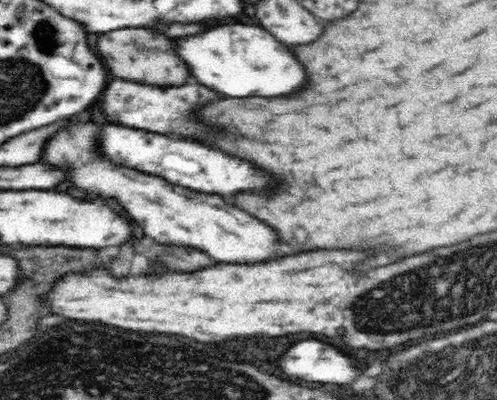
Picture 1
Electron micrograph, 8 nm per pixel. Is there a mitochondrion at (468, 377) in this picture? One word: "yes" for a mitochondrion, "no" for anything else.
yes

